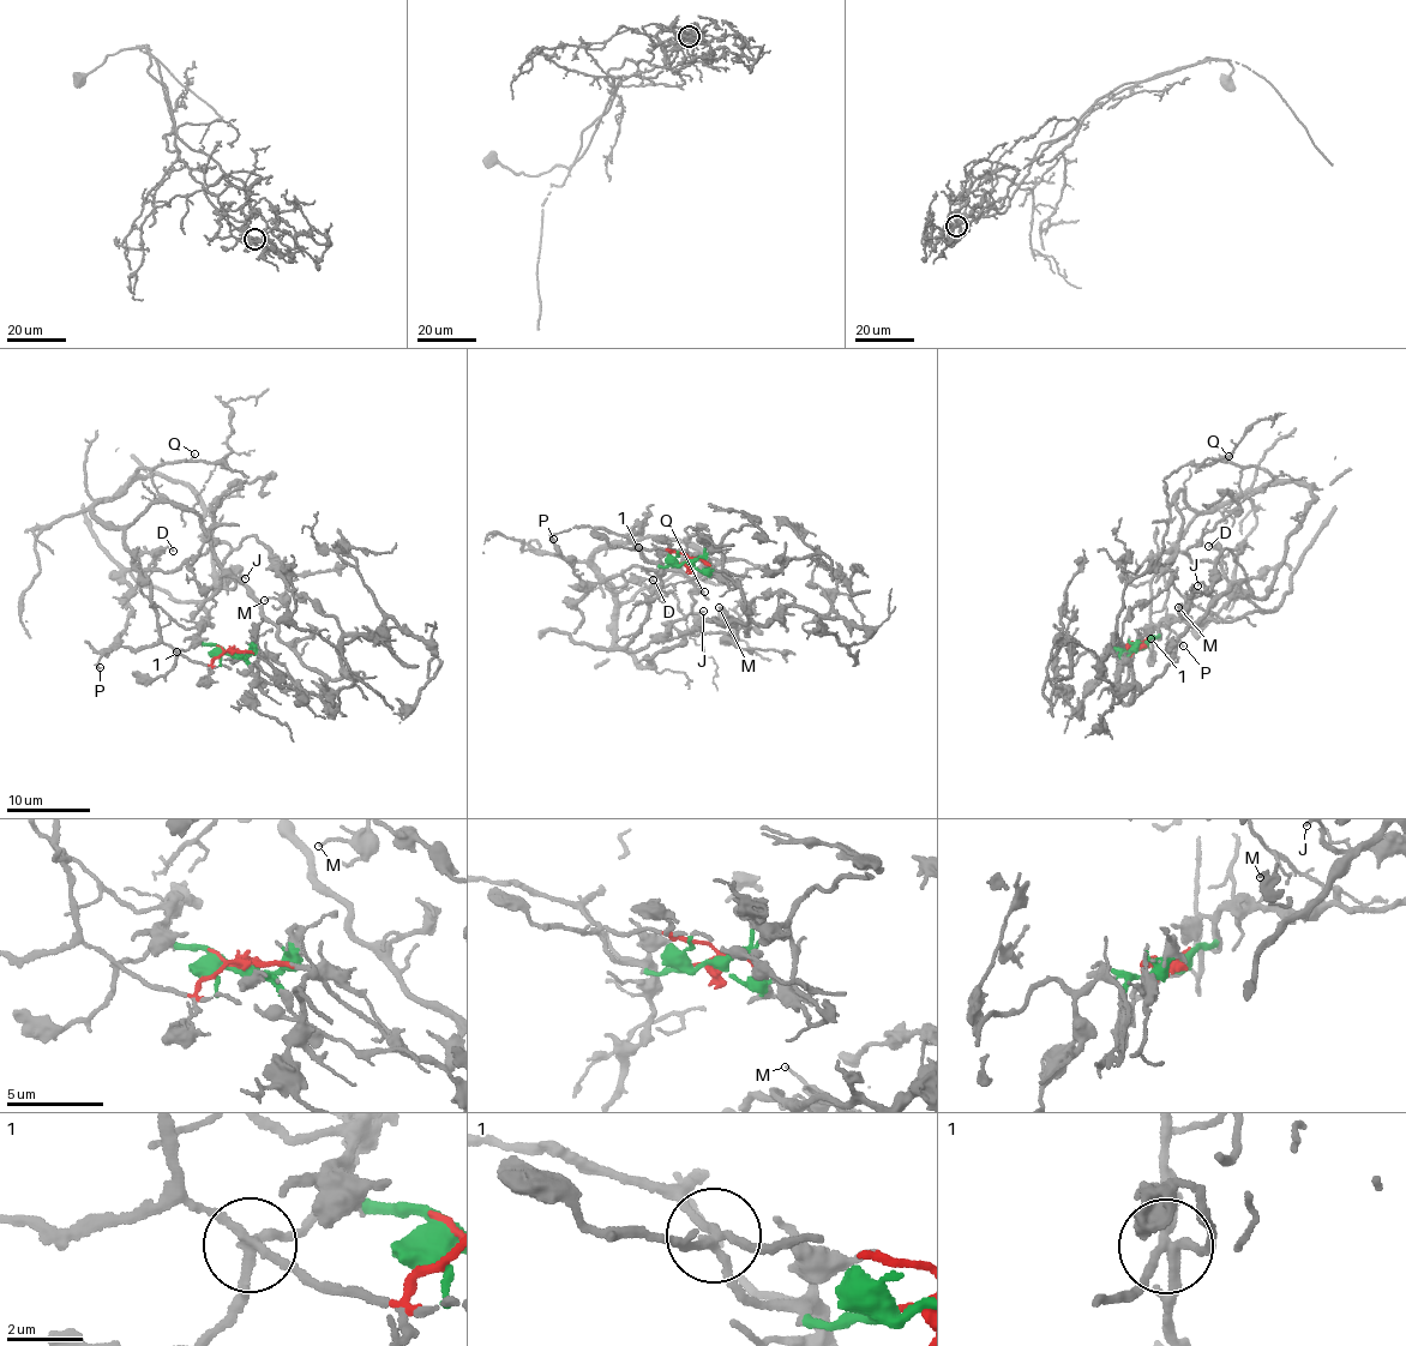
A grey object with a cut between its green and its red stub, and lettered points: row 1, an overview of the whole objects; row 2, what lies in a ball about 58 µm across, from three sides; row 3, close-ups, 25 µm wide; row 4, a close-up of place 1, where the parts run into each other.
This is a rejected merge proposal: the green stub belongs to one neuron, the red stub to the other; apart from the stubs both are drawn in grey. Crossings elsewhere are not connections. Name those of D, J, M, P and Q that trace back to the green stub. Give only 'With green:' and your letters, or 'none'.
With green: D, J, M

